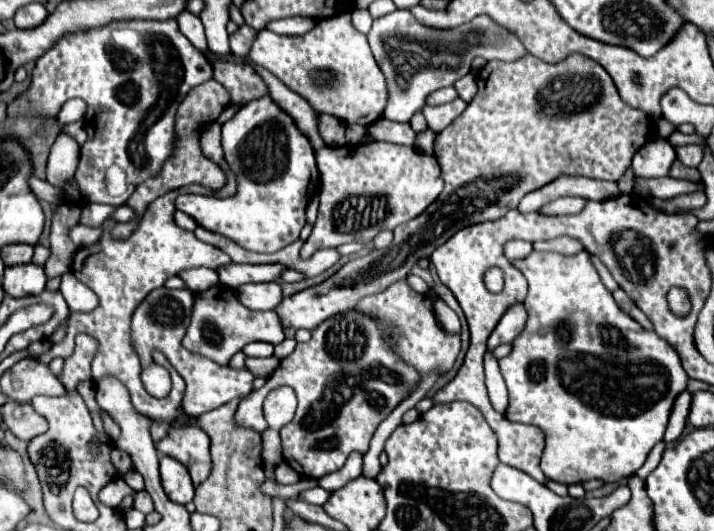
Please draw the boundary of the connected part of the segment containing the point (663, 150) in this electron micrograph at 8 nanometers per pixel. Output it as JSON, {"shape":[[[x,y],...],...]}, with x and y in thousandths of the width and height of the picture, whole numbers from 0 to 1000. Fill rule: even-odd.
{"shape":[[[917,260],[898,277],[885,299],[888,333],[924,335],[936,330],[947,299],[944,279],[934,264]],[[937,286],[937,290],[934,290]]]}

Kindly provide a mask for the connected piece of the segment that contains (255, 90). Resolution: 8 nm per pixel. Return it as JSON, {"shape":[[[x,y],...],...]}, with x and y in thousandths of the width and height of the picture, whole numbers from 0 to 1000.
{"shape":[[[297,115],[300,149],[314,160],[325,183],[325,194],[347,194],[367,179],[375,179],[375,164],[367,145],[345,119]]]}

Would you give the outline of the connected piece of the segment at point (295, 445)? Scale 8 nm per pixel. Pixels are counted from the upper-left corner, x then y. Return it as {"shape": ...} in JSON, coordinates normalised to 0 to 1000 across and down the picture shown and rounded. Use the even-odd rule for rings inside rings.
{"shape":[[[490,582],[487,589],[476,589],[465,597],[465,605],[448,608],[437,623],[437,638],[431,646],[417,646],[412,665],[398,672],[384,706],[375,714],[375,721],[353,740],[353,748],[342,751],[331,774],[333,800],[342,800],[347,808],[370,812],[373,789],[367,782],[367,759],[373,744],[381,733],[389,733],[395,725],[403,725],[412,733],[417,748],[417,770],[409,789],[409,797],[395,804],[395,846],[398,861],[406,872],[409,883],[415,883],[423,898],[448,902],[465,887],[473,887],[490,853],[513,853],[518,827],[527,812],[527,804],[557,766],[557,759],[571,748],[588,721],[588,702],[577,695],[577,687],[566,687],[549,657],[541,661],[538,650],[538,627],[532,627],[532,612],[521,605],[521,597],[510,597],[510,589],[499,589],[499,582]]]}

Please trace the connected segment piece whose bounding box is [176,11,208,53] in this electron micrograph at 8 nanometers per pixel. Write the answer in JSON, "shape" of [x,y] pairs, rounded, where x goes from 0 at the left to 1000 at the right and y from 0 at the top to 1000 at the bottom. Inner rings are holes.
{"shape":[[[255,21],[246,36],[249,36],[249,47],[252,47],[252,58],[263,70],[263,77],[269,85],[275,85],[275,92],[289,100],[291,89],[289,89],[289,66],[286,66],[286,51],[283,51],[280,32],[266,24],[266,21]]]}

